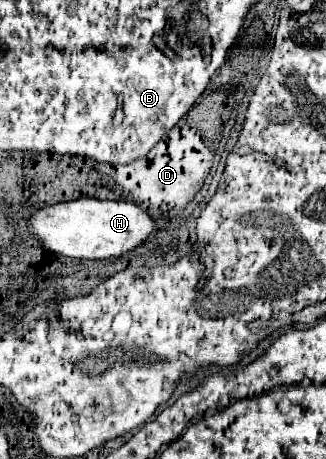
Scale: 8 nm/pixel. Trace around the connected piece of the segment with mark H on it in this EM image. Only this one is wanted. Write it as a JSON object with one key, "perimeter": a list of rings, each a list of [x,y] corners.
{"perimeter":[[[76,199],[70,203],[56,203],[36,211],[28,219],[30,233],[36,235],[44,247],[54,253],[76,259],[110,259],[134,251],[156,235],[154,219],[134,203],[128,201],[100,201]]]}

